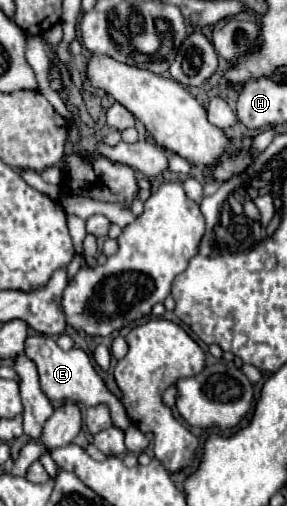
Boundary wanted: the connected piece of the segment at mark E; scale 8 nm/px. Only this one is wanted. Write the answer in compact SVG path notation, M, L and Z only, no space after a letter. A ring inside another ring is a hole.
M33 334L27 338L25 342L25 354L37 364L37 370L39 370L39 380L41 380L41 390L43 394L49 398L49 400L69 400L69 402L75 402L75 404L83 404L83 406L99 406L99 404L105 404L111 412L111 420L113 420L113 426L121 428L121 430L127 430L133 422L123 406L123 402L113 394L109 392L105 380L97 374L91 358L79 350L79 348L71 348L67 352L63 352L55 338L53 336L45 336L45 334Z

